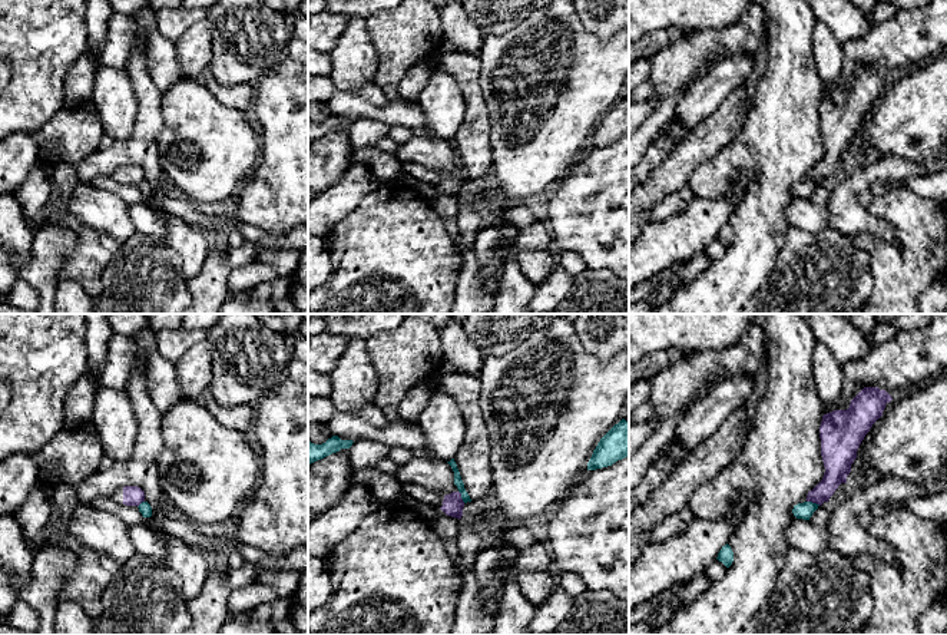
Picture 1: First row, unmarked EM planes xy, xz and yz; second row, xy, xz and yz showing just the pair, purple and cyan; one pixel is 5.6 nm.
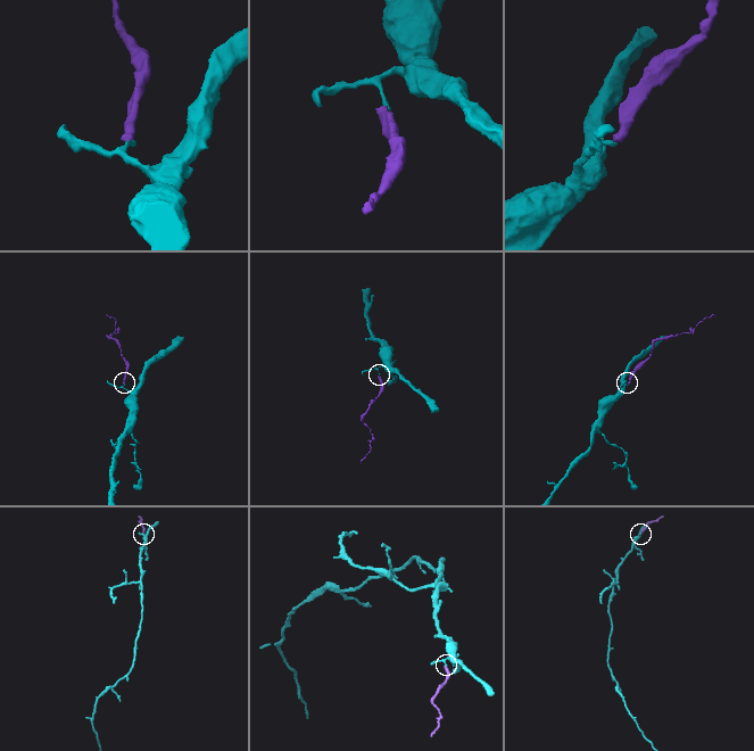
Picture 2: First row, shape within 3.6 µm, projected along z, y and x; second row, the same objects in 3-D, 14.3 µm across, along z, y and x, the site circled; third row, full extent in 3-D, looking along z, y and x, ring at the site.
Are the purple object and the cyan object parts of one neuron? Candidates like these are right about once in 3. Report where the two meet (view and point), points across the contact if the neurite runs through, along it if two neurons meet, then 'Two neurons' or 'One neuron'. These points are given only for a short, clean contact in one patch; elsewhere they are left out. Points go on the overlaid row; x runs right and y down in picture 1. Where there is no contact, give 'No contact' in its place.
Touches purple at yz (814, 502). Boundary: yz (807, 500), (820, 505). Two neurons

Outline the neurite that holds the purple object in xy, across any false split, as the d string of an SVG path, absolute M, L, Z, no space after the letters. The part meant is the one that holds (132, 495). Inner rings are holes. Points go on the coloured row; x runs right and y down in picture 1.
M125 486L117 489L110 499L126 506L139 506L145 502L145 492L138 486Z

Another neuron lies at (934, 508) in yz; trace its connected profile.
M941 492L927 497L908 499L884 506L874 505L868 509L874 517L878 517L897 507L905 507L923 519L947 523L947 492Z

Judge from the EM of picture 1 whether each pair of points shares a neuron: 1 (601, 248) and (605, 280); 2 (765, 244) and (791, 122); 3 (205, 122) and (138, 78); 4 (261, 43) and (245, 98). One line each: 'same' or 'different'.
1: different
2: same
3: different
4: different

